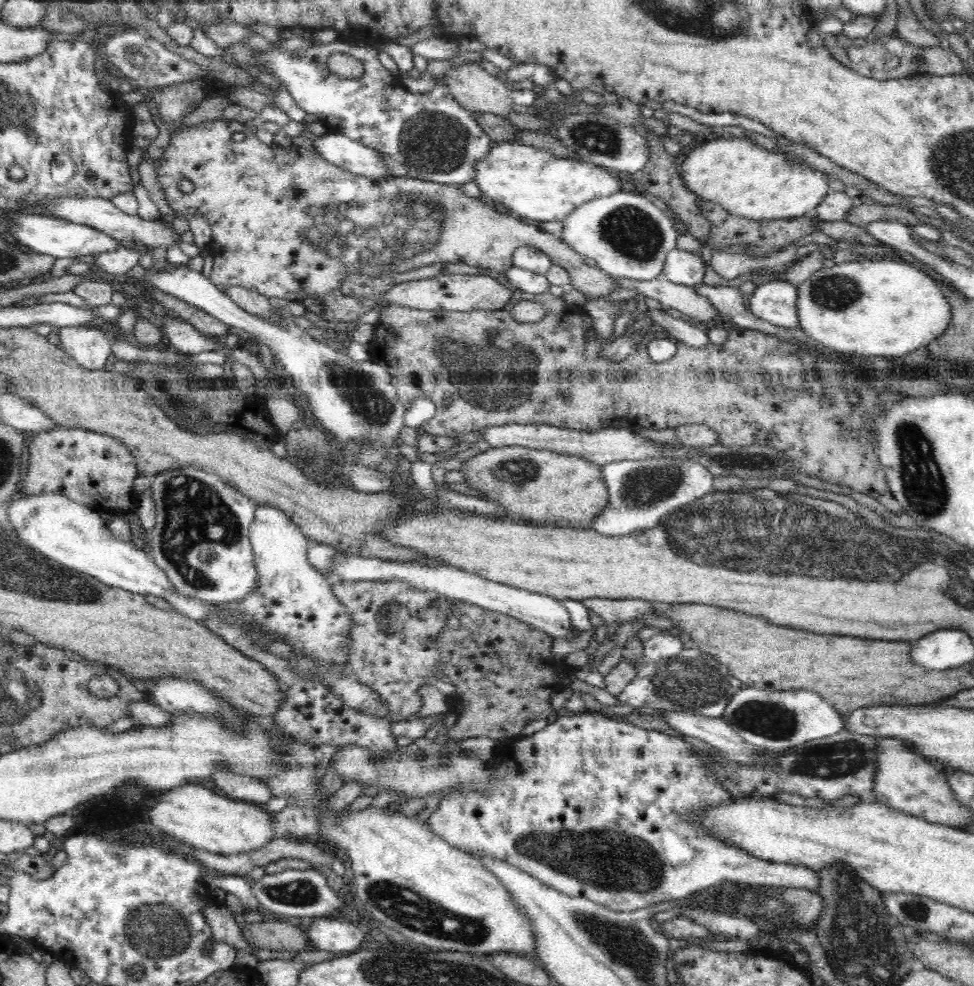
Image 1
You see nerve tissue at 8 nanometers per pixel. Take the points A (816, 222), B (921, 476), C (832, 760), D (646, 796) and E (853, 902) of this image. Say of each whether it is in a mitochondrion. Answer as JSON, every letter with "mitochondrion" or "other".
{"A":"other","B":"mitochondrion","C":"mitochondrion","D":"other","E":"mitochondrion"}

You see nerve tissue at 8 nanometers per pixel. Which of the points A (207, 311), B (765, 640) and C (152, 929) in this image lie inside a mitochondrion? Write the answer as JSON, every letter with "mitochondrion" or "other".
{"A":"other","B":"other","C":"mitochondrion"}

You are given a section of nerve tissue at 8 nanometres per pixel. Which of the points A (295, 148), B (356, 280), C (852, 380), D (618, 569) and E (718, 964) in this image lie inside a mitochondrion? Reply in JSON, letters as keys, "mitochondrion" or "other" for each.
{"A":"other","B":"mitochondrion","C":"mitochondrion","D":"other","E":"other"}

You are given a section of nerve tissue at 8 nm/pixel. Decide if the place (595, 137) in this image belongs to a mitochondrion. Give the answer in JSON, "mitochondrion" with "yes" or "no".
{"mitochondrion":"yes"}

